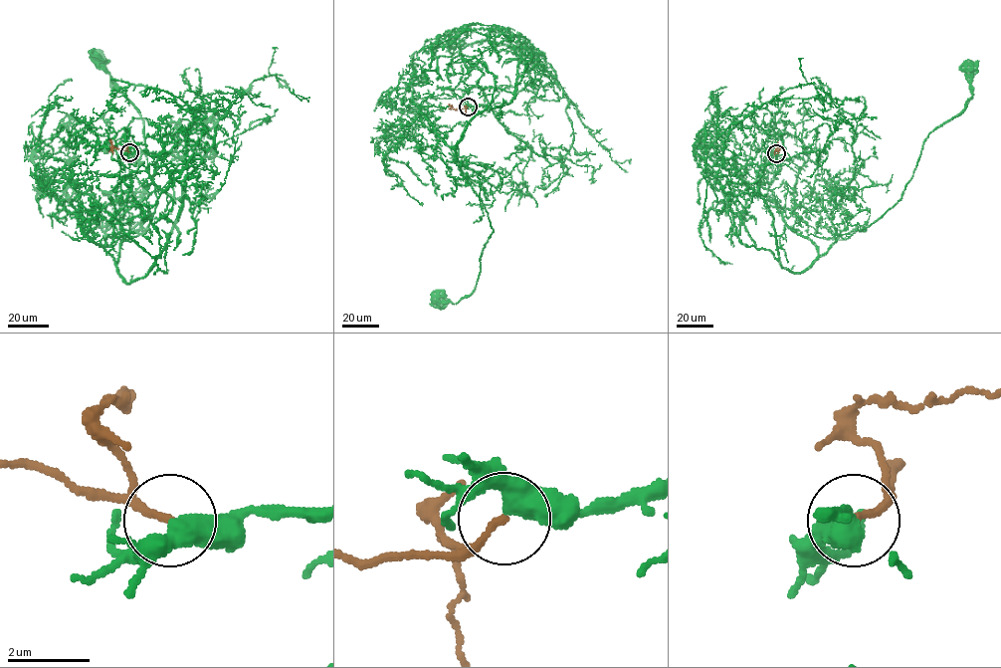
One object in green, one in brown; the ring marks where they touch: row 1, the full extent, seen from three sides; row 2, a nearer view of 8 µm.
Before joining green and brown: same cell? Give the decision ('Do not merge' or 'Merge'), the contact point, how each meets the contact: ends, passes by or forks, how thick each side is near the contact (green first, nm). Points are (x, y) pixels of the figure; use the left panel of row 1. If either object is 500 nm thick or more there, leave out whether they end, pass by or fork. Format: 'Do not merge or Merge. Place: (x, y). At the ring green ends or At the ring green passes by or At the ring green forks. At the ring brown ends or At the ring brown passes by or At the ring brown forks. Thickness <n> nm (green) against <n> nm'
Merge. Place: (129, 152). At the ring green passes by. At the ring brown ends. Thickness 420 nm (green) against 170 nm

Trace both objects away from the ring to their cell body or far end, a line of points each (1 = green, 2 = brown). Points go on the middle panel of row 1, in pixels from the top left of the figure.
1: (468, 107), (495, 115), (483, 90), (514, 94), (479, 112), (456, 148), (493, 231), (475, 289), (437, 300)
2: (468, 107), (451, 108)

